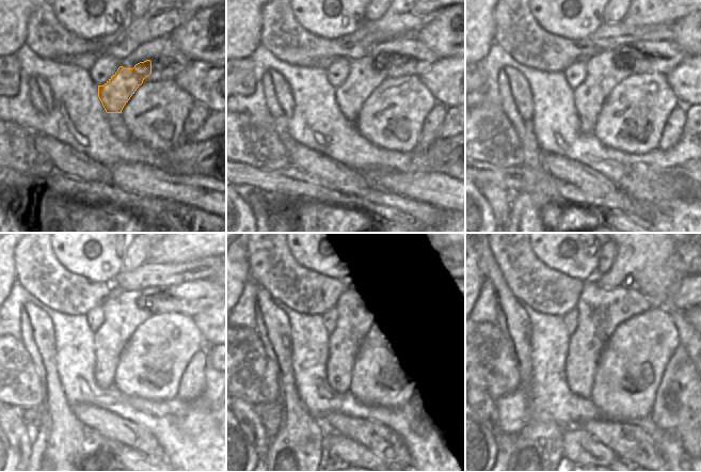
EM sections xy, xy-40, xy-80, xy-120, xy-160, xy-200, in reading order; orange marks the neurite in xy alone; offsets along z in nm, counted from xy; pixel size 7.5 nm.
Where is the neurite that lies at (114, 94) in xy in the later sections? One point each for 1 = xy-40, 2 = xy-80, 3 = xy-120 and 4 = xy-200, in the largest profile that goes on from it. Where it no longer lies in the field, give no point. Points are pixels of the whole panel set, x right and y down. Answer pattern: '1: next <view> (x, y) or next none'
1: next xy-40 (366, 74)
2: next xy-80 (605, 69)
3: next xy-120 (124, 311)
4: next xy-200 (600, 311)

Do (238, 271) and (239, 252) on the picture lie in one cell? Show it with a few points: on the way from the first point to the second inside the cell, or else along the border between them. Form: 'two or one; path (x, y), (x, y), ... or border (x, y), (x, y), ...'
one; path (238, 267), (238, 256)

